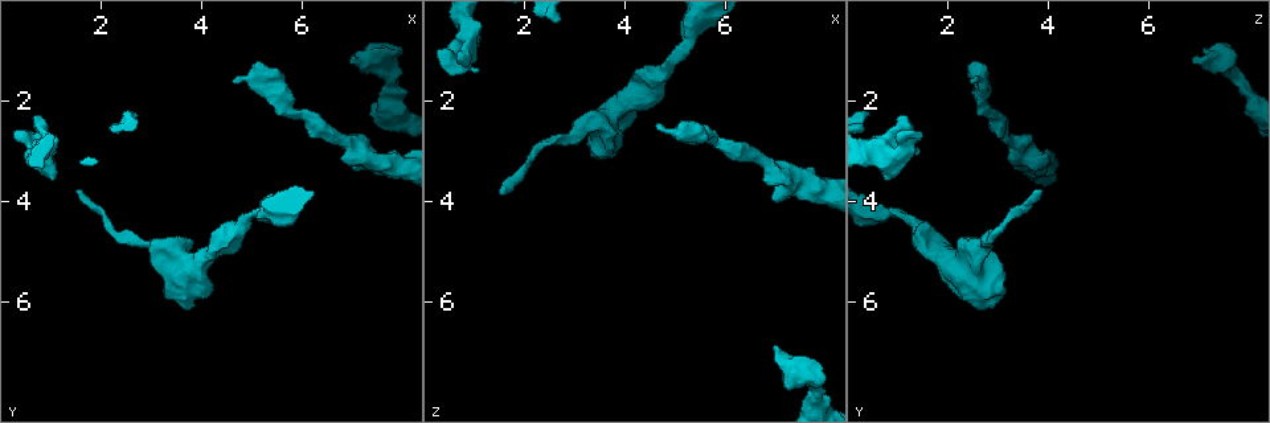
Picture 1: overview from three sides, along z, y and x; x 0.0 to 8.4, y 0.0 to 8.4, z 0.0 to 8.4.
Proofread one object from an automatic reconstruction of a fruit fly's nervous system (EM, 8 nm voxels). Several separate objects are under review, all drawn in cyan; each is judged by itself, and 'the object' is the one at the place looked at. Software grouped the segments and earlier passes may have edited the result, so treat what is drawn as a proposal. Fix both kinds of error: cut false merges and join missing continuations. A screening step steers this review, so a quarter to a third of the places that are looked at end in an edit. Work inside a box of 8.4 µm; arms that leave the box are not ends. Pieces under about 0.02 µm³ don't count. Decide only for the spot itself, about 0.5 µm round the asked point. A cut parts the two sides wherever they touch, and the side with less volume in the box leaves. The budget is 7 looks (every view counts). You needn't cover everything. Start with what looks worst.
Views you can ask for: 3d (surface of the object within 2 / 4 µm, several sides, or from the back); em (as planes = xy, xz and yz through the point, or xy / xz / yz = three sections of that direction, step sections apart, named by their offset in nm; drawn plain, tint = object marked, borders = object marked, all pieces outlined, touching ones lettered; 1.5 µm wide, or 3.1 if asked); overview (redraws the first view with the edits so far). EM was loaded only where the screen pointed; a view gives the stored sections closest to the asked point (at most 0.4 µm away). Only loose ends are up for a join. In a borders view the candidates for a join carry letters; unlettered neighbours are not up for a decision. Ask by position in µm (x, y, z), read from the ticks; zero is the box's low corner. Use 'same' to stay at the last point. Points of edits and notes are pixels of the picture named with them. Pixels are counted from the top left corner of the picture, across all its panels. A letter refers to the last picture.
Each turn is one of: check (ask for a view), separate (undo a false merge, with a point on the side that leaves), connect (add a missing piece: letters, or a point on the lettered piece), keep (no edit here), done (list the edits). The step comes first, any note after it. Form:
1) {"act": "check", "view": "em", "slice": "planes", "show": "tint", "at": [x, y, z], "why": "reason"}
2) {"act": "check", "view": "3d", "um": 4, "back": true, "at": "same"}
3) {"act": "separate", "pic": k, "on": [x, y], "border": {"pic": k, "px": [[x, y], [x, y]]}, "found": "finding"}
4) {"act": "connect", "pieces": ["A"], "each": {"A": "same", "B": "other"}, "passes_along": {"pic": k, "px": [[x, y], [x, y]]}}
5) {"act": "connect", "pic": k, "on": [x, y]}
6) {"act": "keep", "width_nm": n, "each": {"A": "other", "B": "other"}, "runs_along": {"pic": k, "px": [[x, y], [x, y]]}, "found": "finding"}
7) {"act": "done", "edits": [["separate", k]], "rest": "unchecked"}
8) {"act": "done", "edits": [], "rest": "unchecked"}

{"act": "check", "view": "em", "slice": "planes", "show": "tint", "at": [4.65, 1.65, 2.45], "why": "free end"}

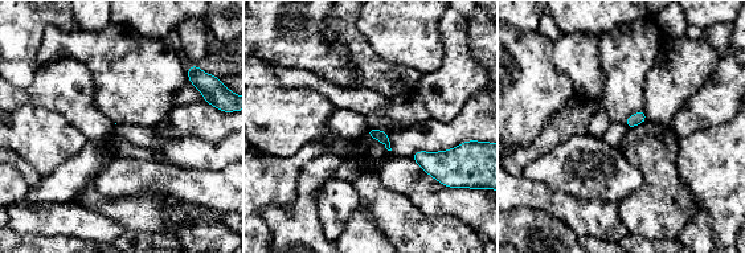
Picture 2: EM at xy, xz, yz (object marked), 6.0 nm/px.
{"act": "check", "view": "em", "slice": "planes", "show": "borders", "at": "same"}

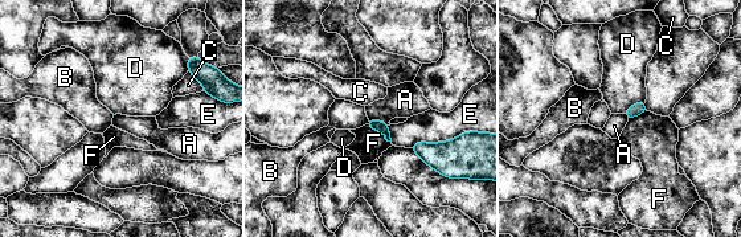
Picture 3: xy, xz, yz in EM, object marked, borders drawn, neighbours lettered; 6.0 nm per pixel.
{"act": "keep", "each": {"A": "other", "B": "other", "C": "other", "D": "other", "E": "other", "F": "other"}, "border": {"pic": 3, "px": [[368, 118], [385, 121], [389, 125]]}, "found": "no lettered piece goes on from it"}

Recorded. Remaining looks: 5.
{"act": "check", "view": "3d", "um": 2, "at": [1.60, 3.80, 3.80], "why": "free end"}

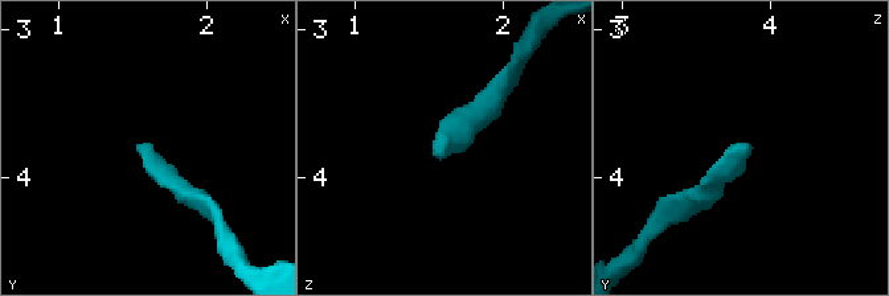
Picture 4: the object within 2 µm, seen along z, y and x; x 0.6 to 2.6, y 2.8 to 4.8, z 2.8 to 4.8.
{"act": "check", "view": "em", "slice": "planes", "show": "borders", "at": [1.58, 3.76, 3.86]}

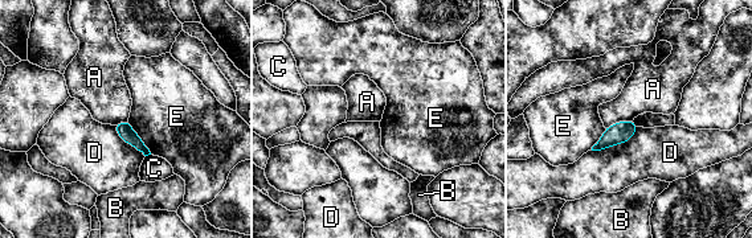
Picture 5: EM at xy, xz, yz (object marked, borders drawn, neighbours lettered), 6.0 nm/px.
{"act": "keep", "longest_contact_nm": ["D", 320], "each": {"A": "other", "B": "other", "C": "other", "D": "other", "E": "other"}, "border": {"pic": 5, "px": [[632, 119], [614, 122], [605, 128]]}, "found": "no lettered piece goes on from it"}

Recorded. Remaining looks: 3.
{"act": "check", "view": "em", "slice": "xy", "step": 4, "show": "borders", "at": [4.25, 5.75, 2.25], "why": "thick end"}

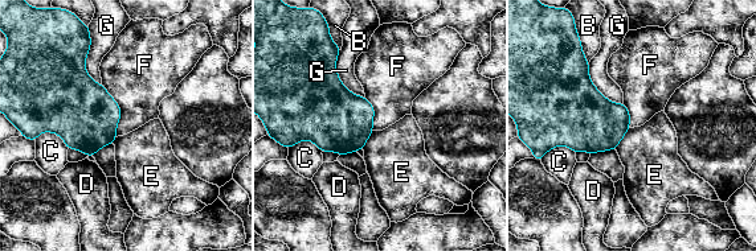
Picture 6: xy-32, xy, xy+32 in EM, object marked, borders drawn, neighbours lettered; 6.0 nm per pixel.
{"act": "check", "view": "em", "slice": "planes", "show": "borders", "at": "same"}

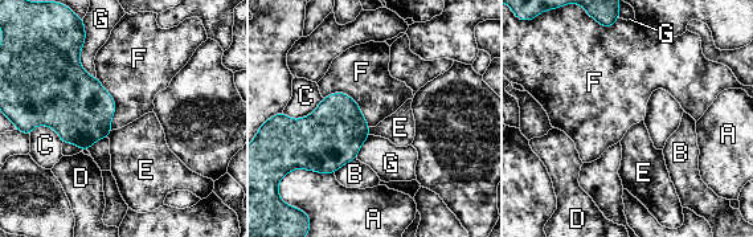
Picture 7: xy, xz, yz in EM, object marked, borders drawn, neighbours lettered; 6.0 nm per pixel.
{"act": "keep", "longest_contact_nm": ["F", 340], "each": {"A": "other", "B": "other", "C": "other", "D": "other", "E": "other", "F": "other", "G": "other"}, "found": "no lettered piece goes on from it"}

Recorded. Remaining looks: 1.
{"act": "done", "edits": [], "rest": "unchecked"}

